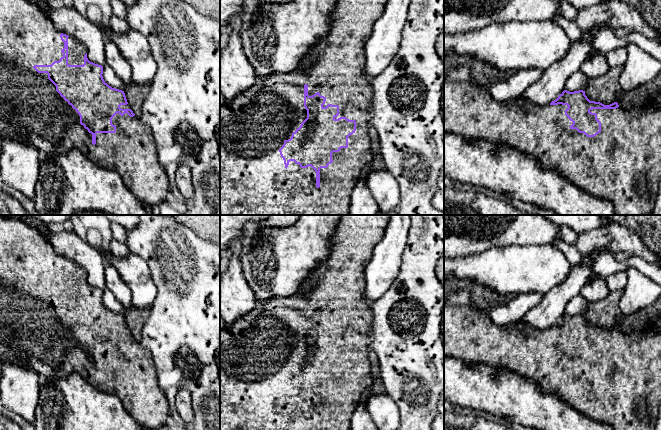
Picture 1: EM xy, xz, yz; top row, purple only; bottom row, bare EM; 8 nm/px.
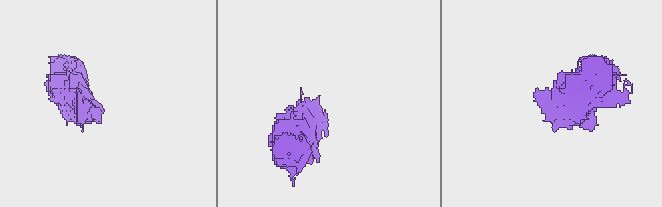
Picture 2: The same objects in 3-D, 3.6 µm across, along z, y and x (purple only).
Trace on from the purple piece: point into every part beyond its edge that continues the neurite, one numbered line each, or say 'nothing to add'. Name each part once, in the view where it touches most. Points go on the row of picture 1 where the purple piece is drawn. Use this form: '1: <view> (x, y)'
1: xz (253, 127)

